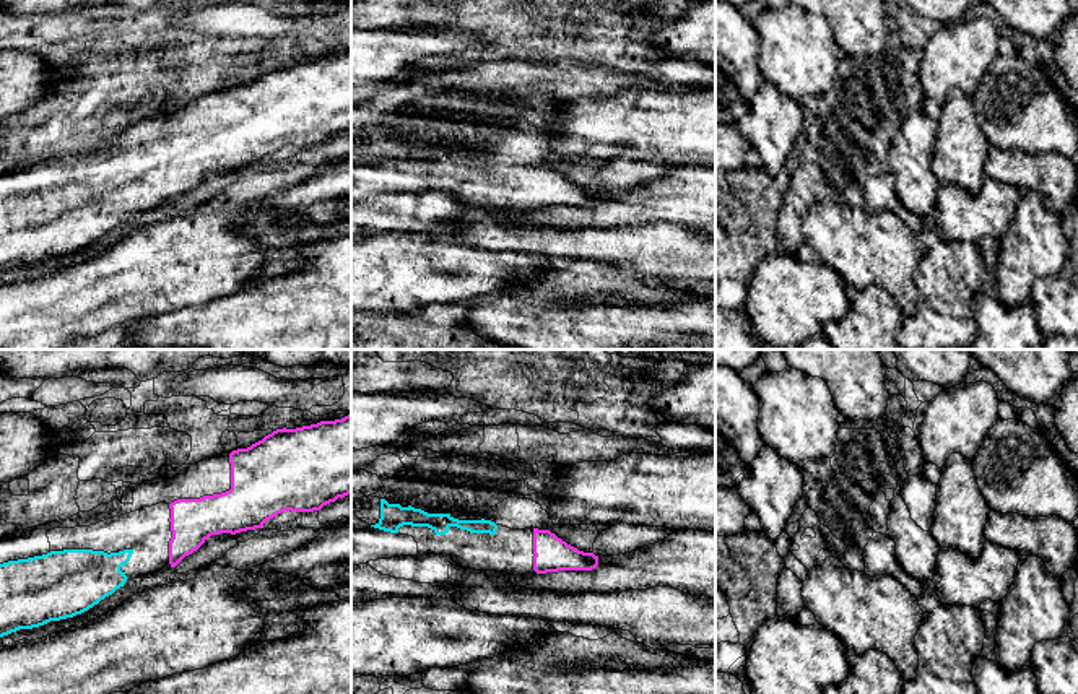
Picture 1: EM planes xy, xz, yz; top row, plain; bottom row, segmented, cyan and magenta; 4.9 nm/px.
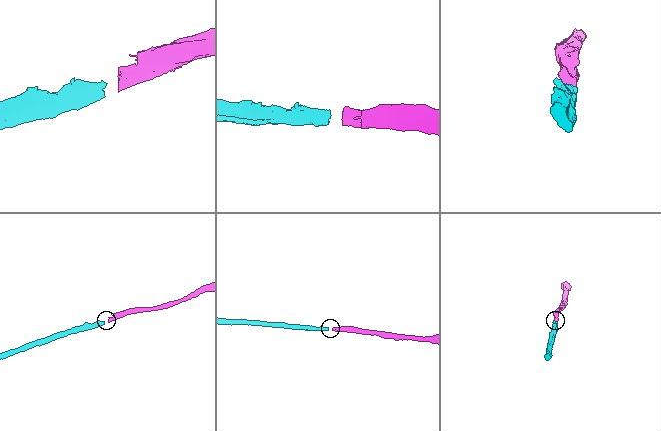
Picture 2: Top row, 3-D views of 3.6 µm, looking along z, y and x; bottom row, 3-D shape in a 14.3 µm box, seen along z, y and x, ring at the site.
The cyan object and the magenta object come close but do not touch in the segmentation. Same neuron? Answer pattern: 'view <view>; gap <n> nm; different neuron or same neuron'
view xy; gap 180 nm; same neuron

